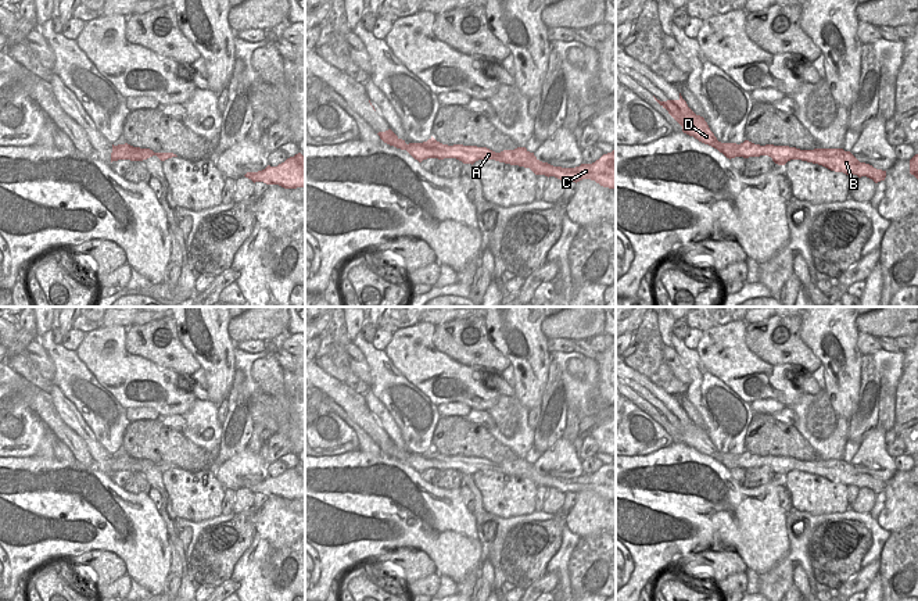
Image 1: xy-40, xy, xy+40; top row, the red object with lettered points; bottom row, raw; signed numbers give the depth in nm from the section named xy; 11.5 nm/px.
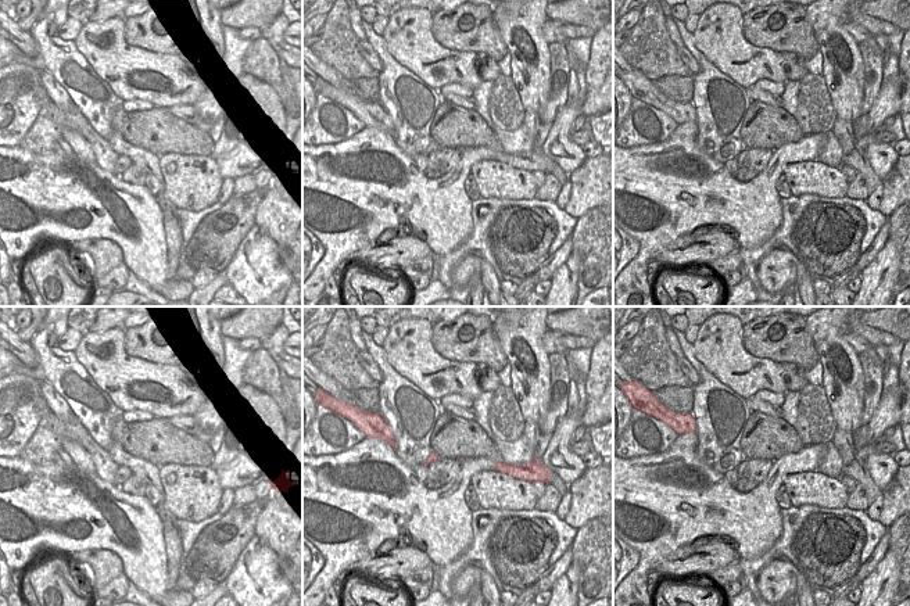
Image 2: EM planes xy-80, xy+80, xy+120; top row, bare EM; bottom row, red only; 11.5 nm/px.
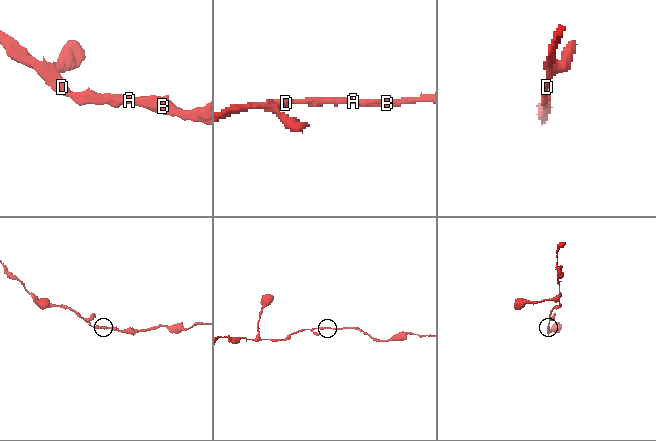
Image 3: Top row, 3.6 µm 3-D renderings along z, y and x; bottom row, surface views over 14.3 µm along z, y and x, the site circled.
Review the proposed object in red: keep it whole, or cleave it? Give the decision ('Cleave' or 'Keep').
Keep.

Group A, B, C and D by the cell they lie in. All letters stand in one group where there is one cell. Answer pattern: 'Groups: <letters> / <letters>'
Groups: A B C D.

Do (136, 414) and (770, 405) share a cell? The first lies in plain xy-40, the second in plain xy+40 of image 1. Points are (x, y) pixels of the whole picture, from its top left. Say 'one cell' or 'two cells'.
one cell

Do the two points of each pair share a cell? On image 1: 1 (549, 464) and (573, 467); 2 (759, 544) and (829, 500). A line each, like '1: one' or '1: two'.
1: one
2: two

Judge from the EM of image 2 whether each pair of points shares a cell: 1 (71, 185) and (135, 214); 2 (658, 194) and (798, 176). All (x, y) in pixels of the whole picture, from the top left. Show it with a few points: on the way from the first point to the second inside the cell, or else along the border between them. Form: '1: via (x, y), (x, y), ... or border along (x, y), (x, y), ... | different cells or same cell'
1: via (88, 201), (119, 203) | same cell
2: border along (813, 161), (790, 162), (781, 174) | different cells

